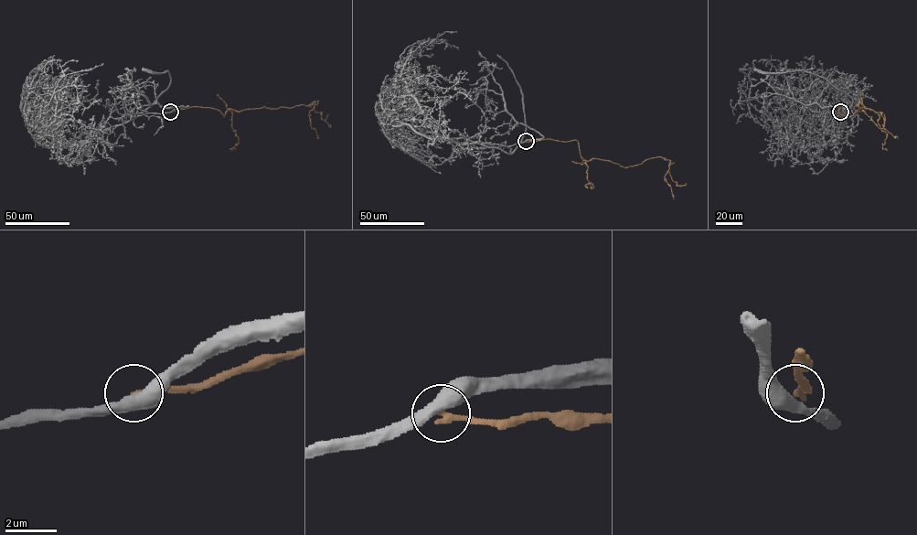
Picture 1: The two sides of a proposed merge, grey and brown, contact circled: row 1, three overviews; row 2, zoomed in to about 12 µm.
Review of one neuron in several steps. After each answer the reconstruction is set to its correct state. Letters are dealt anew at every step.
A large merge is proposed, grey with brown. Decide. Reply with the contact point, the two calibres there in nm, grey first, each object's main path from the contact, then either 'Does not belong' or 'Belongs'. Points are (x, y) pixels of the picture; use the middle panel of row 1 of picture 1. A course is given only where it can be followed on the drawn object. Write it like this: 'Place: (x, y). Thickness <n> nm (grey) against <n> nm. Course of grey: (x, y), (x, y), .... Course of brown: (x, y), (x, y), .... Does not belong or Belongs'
Place: (526, 141). Thickness 500 nm (grey) against 240 nm. Course of grey: (526, 141), (504, 145), (457, 144), (421, 109), (401, 75), (410, 50), (438, 41), (458, 49). Course of brown: (526, 141), (576, 140), (584, 160), (611, 160), (625, 167), (663, 157), (670, 161), (664, 179), (674, 198). Does not belong

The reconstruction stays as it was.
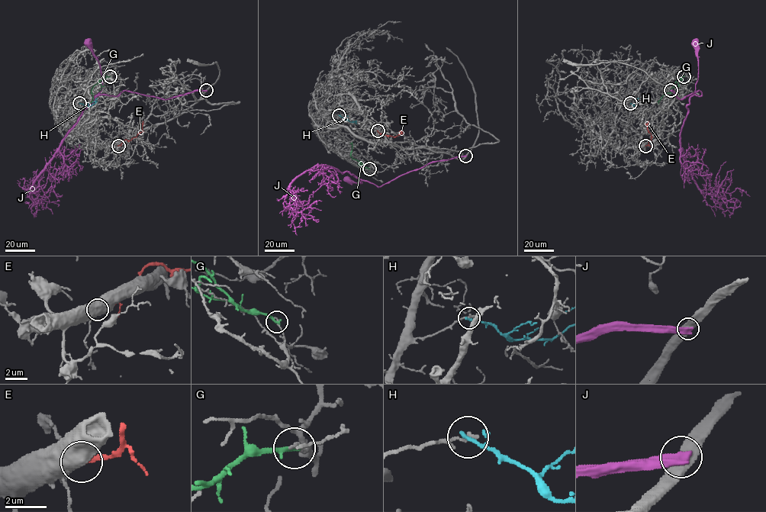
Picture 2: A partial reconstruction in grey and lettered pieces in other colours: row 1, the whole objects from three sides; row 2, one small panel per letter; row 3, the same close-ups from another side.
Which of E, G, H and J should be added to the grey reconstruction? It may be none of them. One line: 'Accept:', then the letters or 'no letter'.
Accept: no letter

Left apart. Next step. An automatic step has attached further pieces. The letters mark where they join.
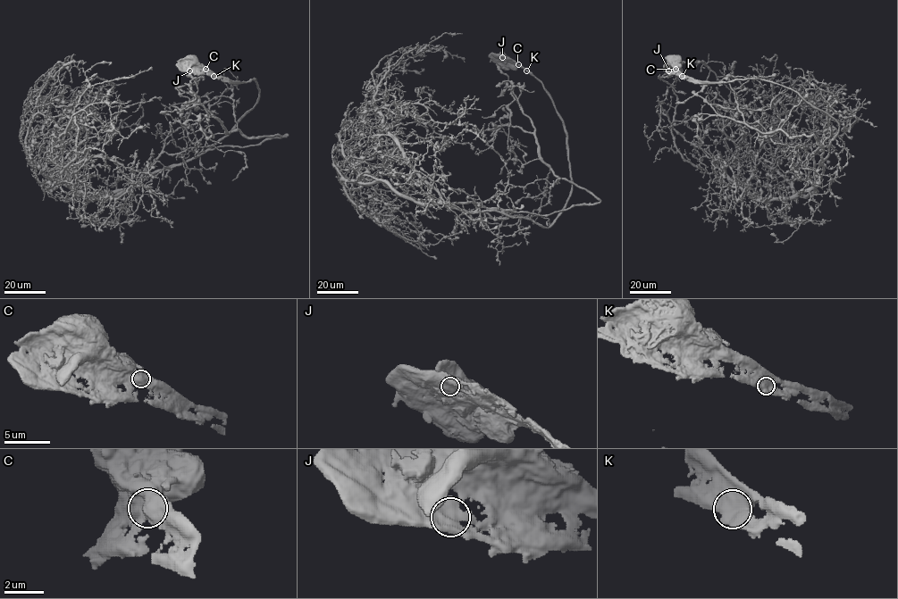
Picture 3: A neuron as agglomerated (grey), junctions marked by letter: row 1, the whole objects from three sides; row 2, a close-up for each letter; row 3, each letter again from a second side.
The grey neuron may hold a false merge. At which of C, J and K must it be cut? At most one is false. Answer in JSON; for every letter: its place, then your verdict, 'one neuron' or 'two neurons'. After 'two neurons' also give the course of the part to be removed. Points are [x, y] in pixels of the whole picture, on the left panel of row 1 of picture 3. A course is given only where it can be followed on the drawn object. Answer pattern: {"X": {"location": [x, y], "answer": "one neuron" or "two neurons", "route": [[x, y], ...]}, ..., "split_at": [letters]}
{"C": {"location": [205, 69], "answer": "one neuron"}, "J": {"location": [189, 70], "answer": "one neuron"}, "K": {"location": [214, 76], "answer": "one neuron"}, "split_at": []}

